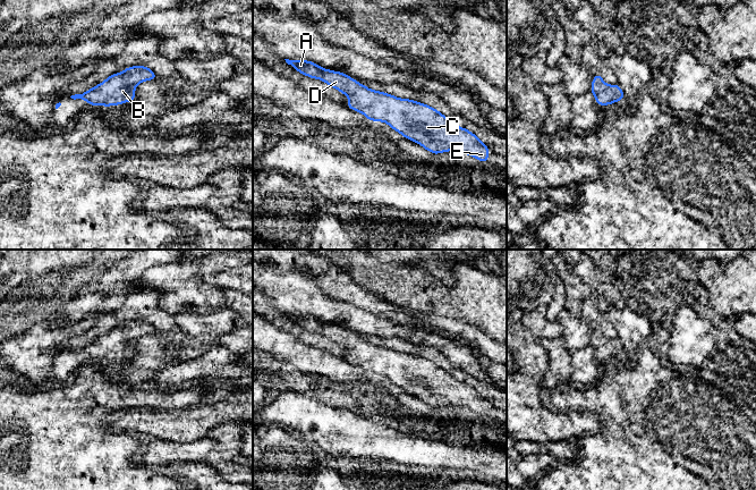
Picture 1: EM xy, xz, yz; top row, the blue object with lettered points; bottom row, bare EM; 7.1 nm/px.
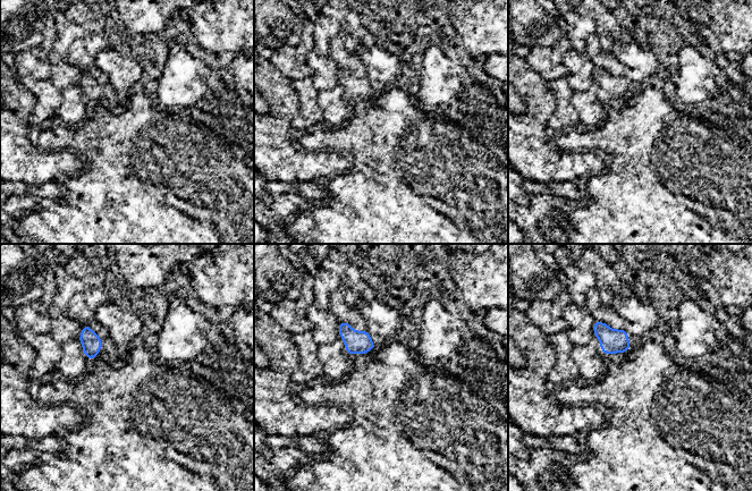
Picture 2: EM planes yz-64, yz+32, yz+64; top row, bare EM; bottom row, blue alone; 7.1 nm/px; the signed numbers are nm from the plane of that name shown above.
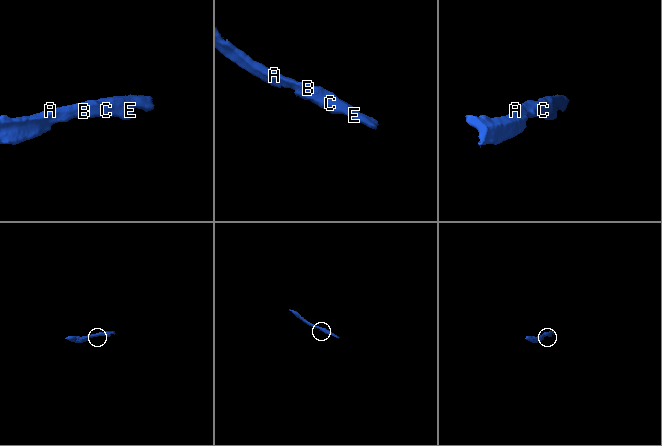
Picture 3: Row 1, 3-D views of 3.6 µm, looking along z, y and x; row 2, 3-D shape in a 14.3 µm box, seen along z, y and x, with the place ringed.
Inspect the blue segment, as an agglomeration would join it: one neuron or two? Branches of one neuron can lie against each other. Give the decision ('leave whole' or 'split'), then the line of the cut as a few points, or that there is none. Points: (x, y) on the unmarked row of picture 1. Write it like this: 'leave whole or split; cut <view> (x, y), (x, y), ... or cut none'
leave whole; cut none

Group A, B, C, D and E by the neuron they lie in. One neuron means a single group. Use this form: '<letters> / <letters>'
A B C D E

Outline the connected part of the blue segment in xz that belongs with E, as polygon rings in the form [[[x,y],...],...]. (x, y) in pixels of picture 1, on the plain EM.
[[[284,314],[299,328],[321,333],[347,349],[349,363],[363,368],[368,374],[387,377],[393,385],[431,407],[458,405],[489,416],[490,402],[436,363],[418,355],[367,343],[345,327],[324,323],[308,314]]]

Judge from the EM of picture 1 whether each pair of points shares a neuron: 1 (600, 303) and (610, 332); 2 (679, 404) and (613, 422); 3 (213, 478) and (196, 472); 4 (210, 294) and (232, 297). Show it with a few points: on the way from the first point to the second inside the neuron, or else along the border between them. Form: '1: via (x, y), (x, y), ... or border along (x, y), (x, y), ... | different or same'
1: border along (593, 301), (596, 309), (603, 314) | different
2: via (663, 412), (650, 412), (636, 421), (629, 422) | same
3: via (209, 478), (201, 475) | same
4: border along (224, 289), (224, 304), (222, 306) | different

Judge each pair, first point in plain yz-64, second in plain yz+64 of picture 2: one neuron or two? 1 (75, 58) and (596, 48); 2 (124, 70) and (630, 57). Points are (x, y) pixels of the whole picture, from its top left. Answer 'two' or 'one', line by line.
1: one
2: one

